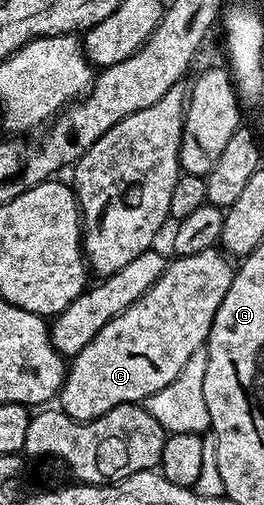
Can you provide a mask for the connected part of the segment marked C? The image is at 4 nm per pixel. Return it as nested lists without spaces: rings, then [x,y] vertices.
[[[207,248],[198,254],[182,256],[165,267],[158,279],[152,284],[152,289],[138,302],[116,316],[96,337],[78,353],[71,357],[64,374],[64,385],[58,393],[59,407],[70,418],[75,420],[96,420],[102,414],[114,410],[119,404],[135,404],[147,401],[150,394],[162,390],[162,386],[170,386],[174,378],[186,366],[190,354],[194,350],[205,347],[208,332],[214,322],[214,314],[232,285],[234,264],[223,251]]]

